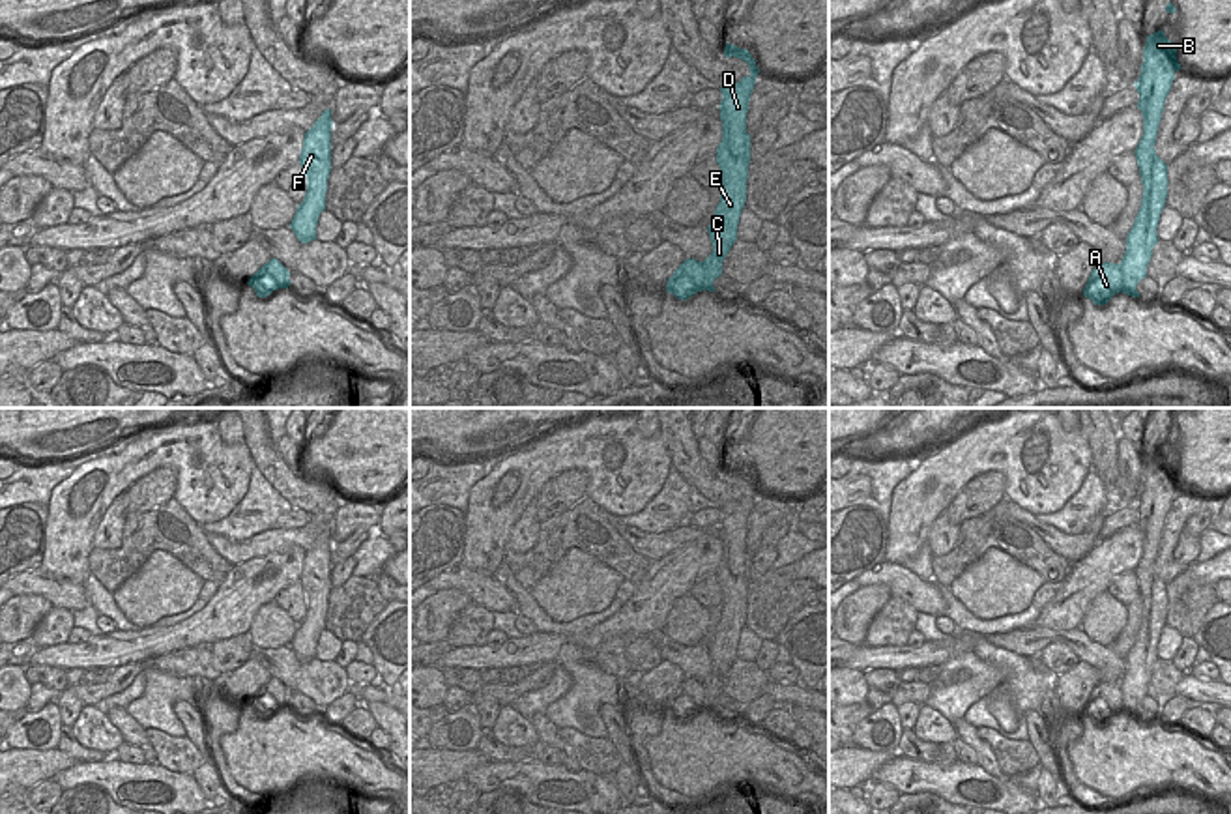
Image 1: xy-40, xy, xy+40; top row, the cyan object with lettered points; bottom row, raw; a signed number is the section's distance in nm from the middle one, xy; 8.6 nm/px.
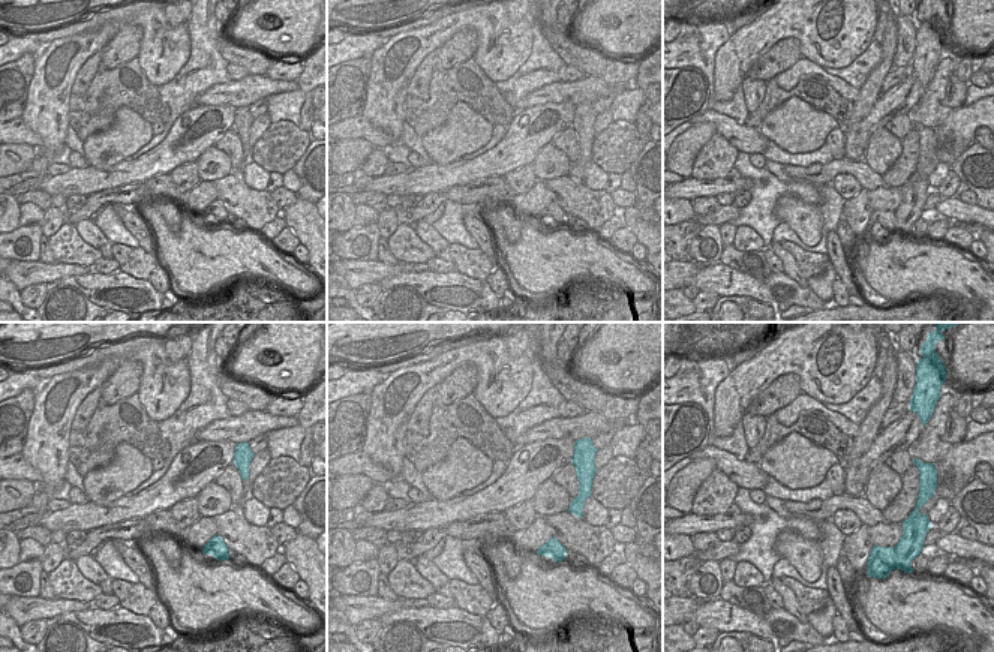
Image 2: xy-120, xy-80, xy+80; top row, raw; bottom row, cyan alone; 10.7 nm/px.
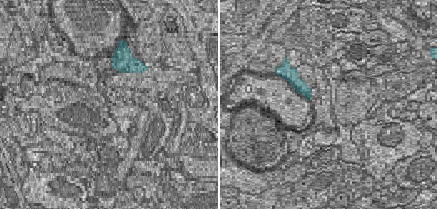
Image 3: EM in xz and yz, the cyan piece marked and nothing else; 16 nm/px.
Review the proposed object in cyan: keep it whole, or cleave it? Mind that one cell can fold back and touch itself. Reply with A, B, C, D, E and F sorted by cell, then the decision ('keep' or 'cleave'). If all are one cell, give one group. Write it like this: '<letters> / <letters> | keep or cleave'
A / B C D E F | cleave

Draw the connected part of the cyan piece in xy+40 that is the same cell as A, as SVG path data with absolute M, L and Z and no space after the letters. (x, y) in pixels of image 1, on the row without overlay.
M1098 683L1083 707L1083 715L1094 724L1106 724L1115 713L1121 711L1122 692L1121 683Z

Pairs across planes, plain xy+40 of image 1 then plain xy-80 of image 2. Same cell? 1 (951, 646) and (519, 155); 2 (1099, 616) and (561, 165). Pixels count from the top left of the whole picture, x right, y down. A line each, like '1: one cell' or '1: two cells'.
1: one cell
2: one cell

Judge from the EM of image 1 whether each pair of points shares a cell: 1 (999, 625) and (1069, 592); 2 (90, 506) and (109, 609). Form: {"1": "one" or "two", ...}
{"1": "two", "2": "two"}

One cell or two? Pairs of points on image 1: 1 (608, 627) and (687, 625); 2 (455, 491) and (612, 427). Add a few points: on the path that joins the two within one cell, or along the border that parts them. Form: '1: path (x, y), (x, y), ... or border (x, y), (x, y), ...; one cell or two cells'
1: border (689, 592), (674, 601), (663, 627); two cells
2: border (494, 468), (472, 487), (464, 513); two cells

